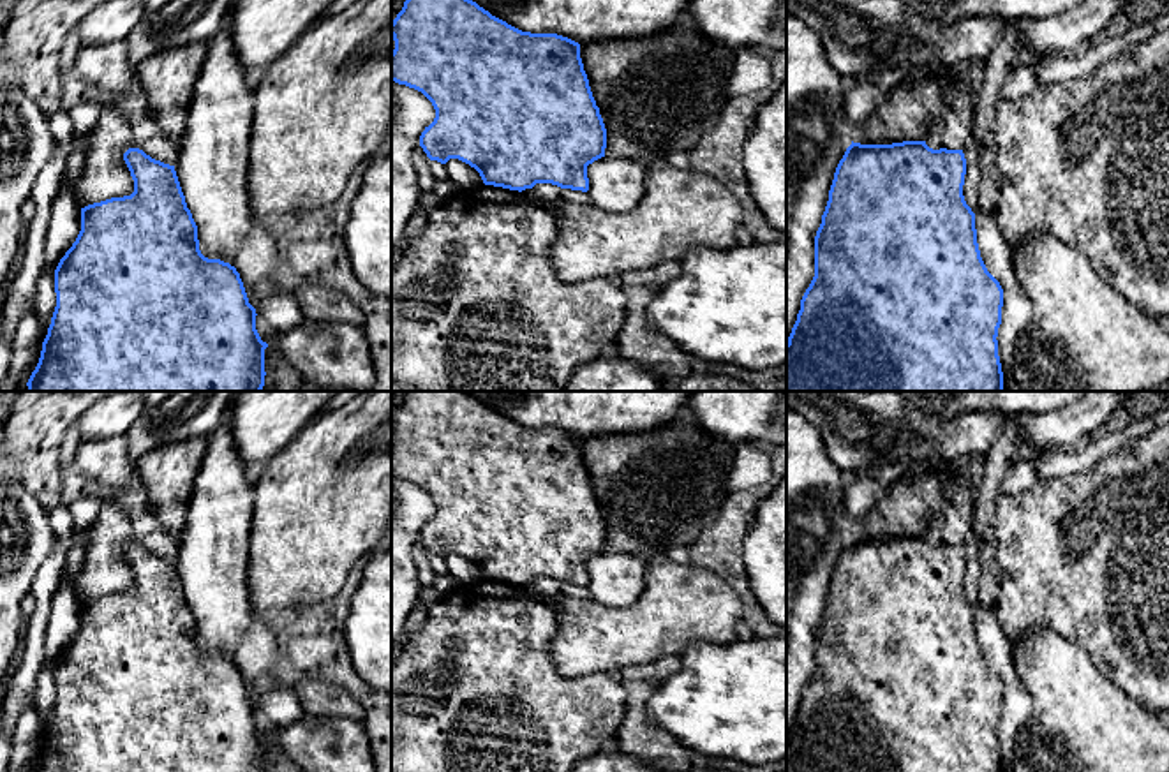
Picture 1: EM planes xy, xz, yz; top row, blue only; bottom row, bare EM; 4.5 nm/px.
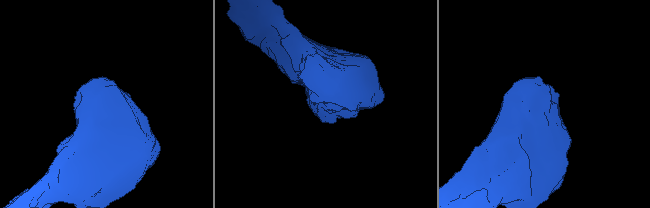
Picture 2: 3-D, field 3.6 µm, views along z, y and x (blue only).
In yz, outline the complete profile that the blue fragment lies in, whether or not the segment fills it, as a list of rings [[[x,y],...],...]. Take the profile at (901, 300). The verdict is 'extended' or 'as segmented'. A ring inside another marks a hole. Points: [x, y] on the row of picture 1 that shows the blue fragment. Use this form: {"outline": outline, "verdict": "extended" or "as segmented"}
{"outline": [[[852,141],[834,173],[829,201],[815,236],[815,277],[800,300],[800,310],[786,342],[786,391],[1003,391],[996,340],[1003,289],[980,257],[975,213],[963,196],[964,174],[963,150],[933,150],[926,141],[892,145]]], "verdict": "as segmented"}

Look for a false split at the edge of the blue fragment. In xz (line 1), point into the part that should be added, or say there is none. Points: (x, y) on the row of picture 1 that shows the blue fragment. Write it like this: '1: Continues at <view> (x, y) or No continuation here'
1: No continuation here

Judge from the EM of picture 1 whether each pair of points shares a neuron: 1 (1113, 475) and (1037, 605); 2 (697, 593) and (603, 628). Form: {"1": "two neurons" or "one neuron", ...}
{"1": "one neuron", "2": "one neuron"}

